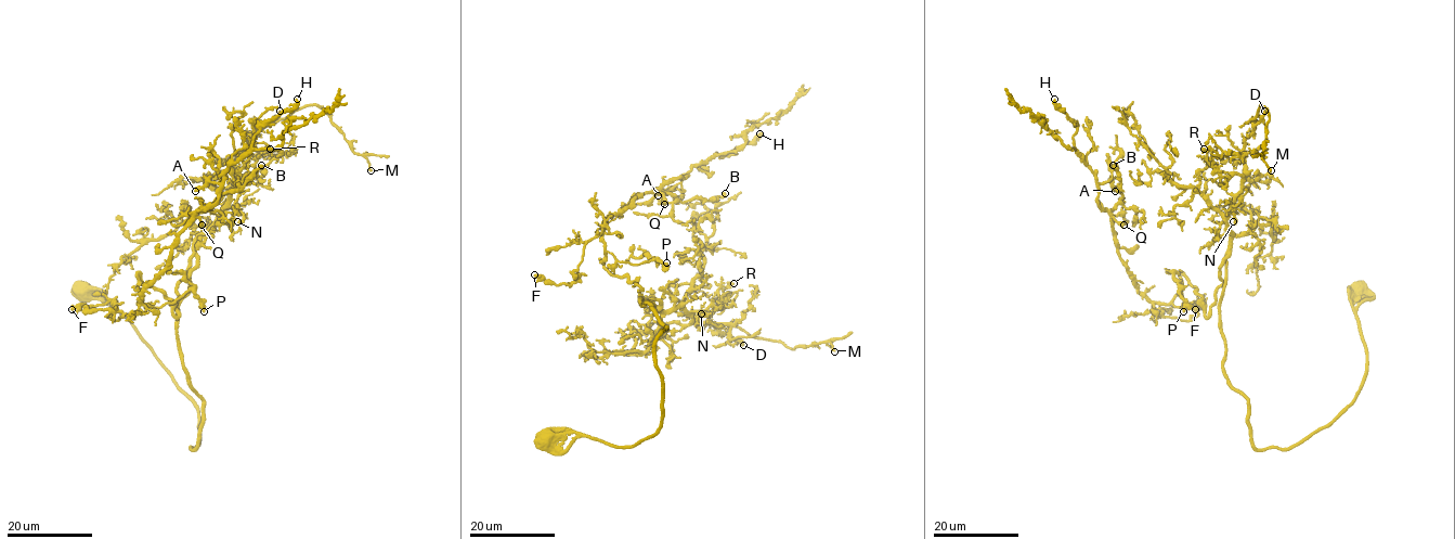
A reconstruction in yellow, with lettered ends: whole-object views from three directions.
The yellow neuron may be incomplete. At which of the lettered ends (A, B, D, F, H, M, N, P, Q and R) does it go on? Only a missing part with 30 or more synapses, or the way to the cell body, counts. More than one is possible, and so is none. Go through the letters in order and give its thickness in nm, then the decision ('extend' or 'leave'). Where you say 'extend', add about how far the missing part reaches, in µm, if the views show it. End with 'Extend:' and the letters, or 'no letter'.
A: 360 nm | leave
B: 360 nm | extend | 10 µm
D: 320 nm | extend | 10 µm
F: 440 nm | leave
H: 400 nm | leave
M: 220 nm | leave
N: 320 nm | leave
P: 200 nm | leave
Q: 400 nm | leave
R: 260 nm | leave
Extend: B, D

